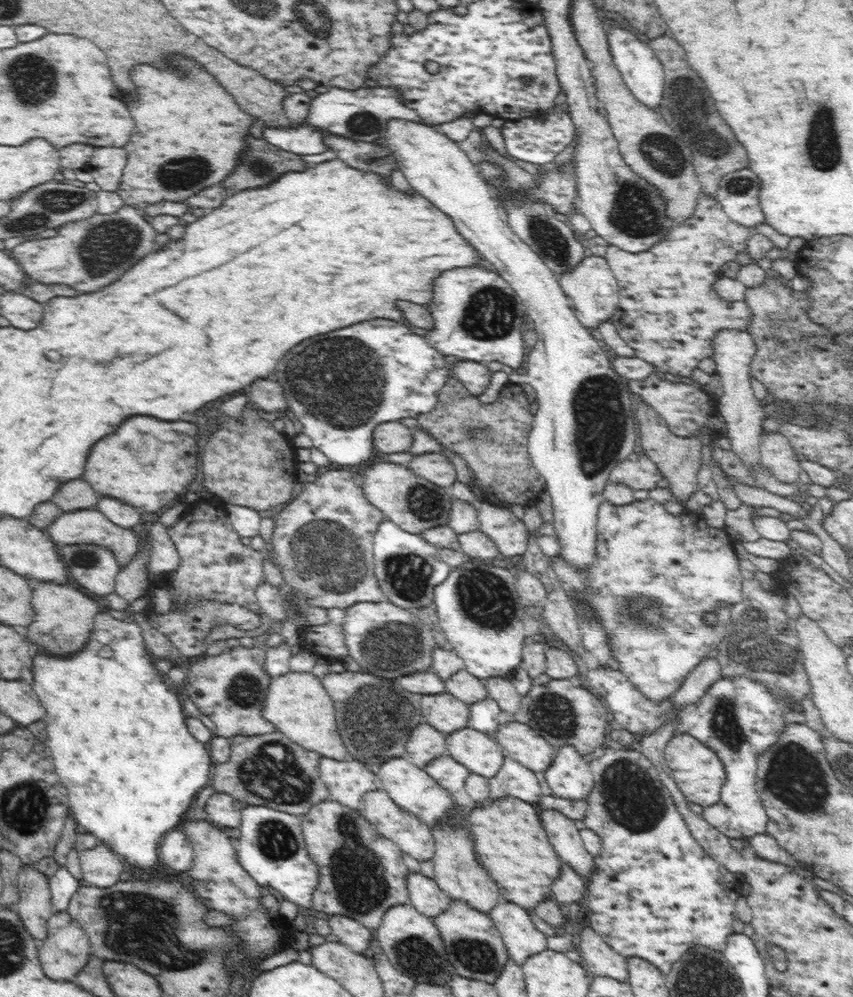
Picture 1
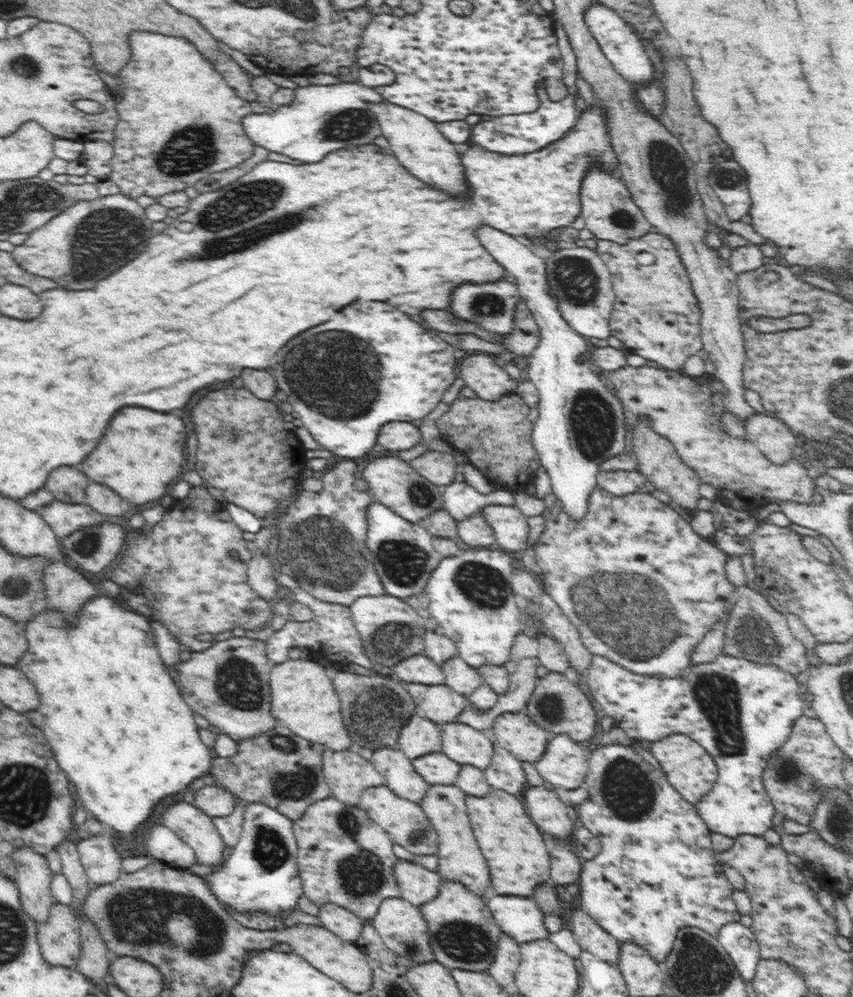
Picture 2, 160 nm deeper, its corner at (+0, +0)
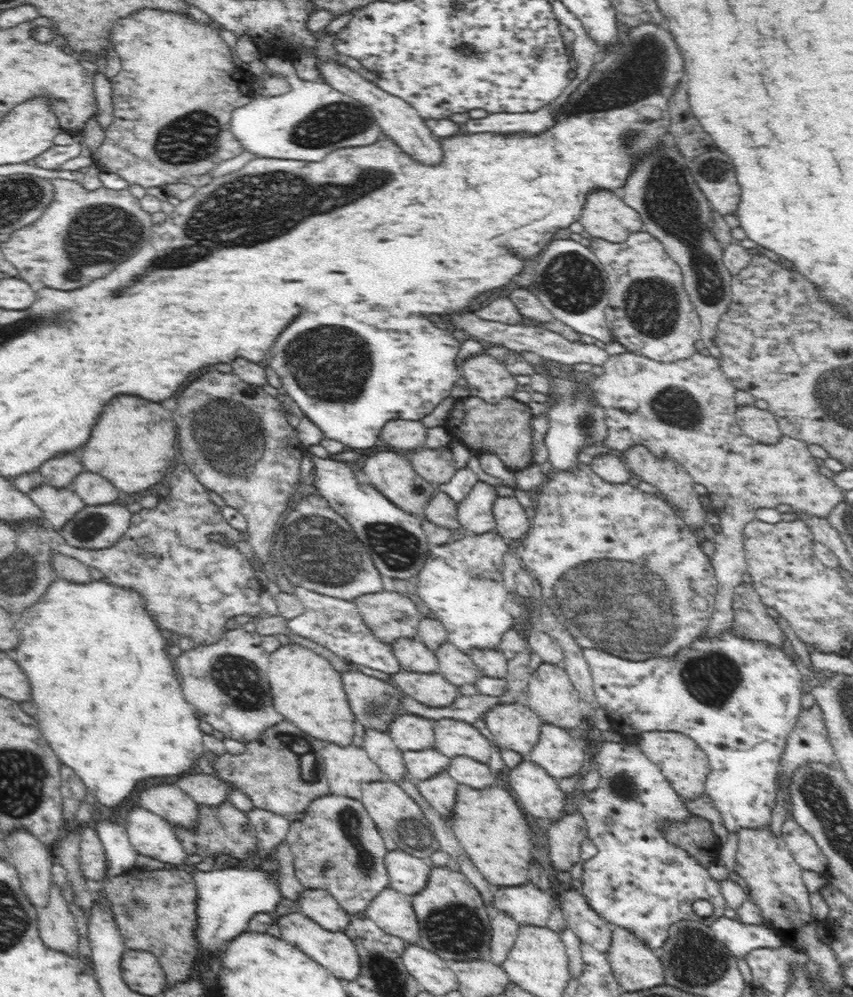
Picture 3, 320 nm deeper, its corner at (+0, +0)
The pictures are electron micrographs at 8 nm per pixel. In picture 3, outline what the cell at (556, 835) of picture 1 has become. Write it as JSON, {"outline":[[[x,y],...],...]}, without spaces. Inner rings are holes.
{"outline":[[[523,757],[515,768],[508,768],[507,771],[508,782],[510,783],[510,786],[512,786],[512,792],[516,794],[520,807],[523,808],[523,810],[526,810],[528,815],[550,820],[550,824],[557,823],[558,820],[564,816],[563,802],[565,797],[558,785],[559,780],[548,775],[548,772],[544,771],[544,768]]]}

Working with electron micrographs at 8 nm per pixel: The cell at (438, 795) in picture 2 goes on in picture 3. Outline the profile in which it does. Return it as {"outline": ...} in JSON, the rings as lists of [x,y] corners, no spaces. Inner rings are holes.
{"outline":[[[447,770],[436,773],[432,778],[416,780],[415,785],[420,795],[428,801],[428,805],[449,822],[453,815],[459,785],[450,773]]]}

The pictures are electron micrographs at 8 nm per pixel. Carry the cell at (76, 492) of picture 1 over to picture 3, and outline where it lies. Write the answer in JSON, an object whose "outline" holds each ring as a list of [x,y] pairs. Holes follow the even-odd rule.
{"outline":[[[76,452],[72,454],[64,454],[58,458],[52,458],[44,461],[39,466],[39,471],[46,478],[46,483],[55,488],[72,489],[73,478],[84,471],[84,465],[79,461]]]}

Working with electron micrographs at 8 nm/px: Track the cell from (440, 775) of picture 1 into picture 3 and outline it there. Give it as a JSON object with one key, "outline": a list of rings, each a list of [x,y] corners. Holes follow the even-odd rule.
{"outline":[[[432,748],[419,751],[403,751],[407,773],[414,780],[426,780],[436,773],[446,771],[451,758]]]}

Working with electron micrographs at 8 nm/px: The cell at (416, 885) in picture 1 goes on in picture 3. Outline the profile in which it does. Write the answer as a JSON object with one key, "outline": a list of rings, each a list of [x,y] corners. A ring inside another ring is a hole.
{"outline":[[[400,849],[388,851],[384,863],[391,888],[409,896],[424,890],[432,870],[427,860],[411,856]]]}

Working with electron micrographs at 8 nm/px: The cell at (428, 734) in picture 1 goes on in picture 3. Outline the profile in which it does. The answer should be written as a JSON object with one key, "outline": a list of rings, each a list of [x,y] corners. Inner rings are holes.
{"outline":[[[409,713],[394,717],[387,733],[401,751],[432,749],[435,740],[433,720]]]}

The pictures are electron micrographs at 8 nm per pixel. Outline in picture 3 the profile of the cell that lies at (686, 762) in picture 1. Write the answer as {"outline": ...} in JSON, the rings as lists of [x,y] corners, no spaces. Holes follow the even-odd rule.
{"outline":[[[650,731],[635,738],[637,747],[661,770],[672,788],[684,799],[695,799],[704,793],[710,772],[707,754],[688,735],[674,731]]]}

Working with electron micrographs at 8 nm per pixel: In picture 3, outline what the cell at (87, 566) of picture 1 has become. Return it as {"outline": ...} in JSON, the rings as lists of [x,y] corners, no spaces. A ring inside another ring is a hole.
{"outline":[[[118,502],[84,505],[59,533],[76,548],[108,548],[126,532],[132,515]]]}

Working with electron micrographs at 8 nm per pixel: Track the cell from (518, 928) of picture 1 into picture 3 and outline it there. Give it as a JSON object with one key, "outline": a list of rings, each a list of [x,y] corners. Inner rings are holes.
{"outline":[[[533,882],[513,887],[498,887],[493,892],[495,913],[512,916],[520,925],[546,927],[555,902],[550,892],[545,892]]]}

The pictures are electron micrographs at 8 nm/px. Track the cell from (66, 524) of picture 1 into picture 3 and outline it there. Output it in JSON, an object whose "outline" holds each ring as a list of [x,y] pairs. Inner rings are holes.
{"outline":[[[50,484],[36,486],[29,497],[43,512],[43,518],[55,531],[59,531],[66,521],[72,520],[80,508],[86,505],[69,488],[55,488]]]}

